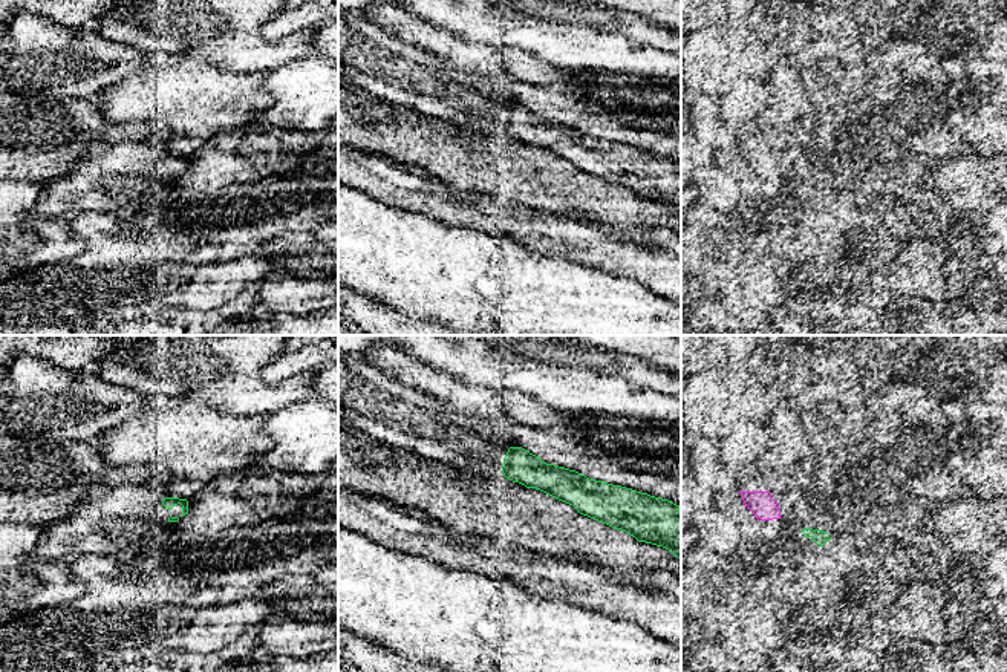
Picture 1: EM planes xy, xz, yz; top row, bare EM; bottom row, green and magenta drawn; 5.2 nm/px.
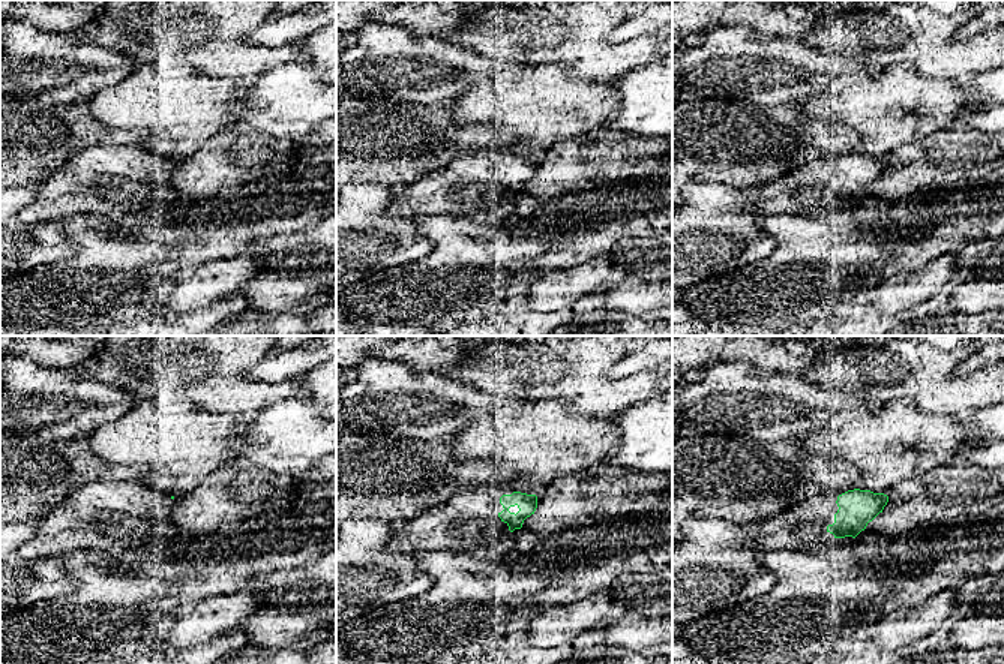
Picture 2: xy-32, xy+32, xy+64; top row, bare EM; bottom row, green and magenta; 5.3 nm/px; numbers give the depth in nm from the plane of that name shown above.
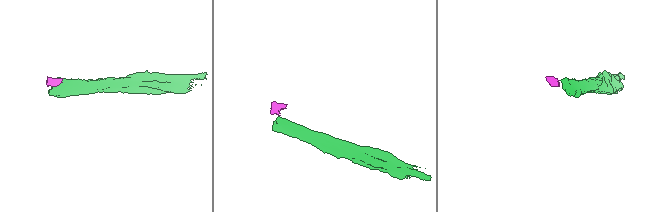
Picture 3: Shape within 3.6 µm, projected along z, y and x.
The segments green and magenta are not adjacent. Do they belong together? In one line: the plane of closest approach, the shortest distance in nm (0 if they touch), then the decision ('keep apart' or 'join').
yz | 130 nm | keep apart

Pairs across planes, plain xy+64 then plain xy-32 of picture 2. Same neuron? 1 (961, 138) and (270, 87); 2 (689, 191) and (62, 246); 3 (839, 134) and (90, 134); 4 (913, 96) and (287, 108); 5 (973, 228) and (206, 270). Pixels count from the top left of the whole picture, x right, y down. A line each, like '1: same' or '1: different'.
1: different
2: same
3: same
4: different
5: different

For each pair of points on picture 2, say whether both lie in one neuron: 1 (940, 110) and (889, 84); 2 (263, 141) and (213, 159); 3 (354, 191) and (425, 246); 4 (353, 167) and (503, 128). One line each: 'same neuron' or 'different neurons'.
1: same neuron
2: same neuron
3: same neuron
4: same neuron

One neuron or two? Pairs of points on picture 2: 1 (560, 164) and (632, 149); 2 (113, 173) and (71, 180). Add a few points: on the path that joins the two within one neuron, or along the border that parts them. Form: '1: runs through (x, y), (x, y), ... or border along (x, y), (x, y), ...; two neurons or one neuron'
1: runs through (578, 164), (590, 161), (604, 149), (614, 149); one neuron
2: runs through (102, 173), (95, 180), (81, 180); one neuron

